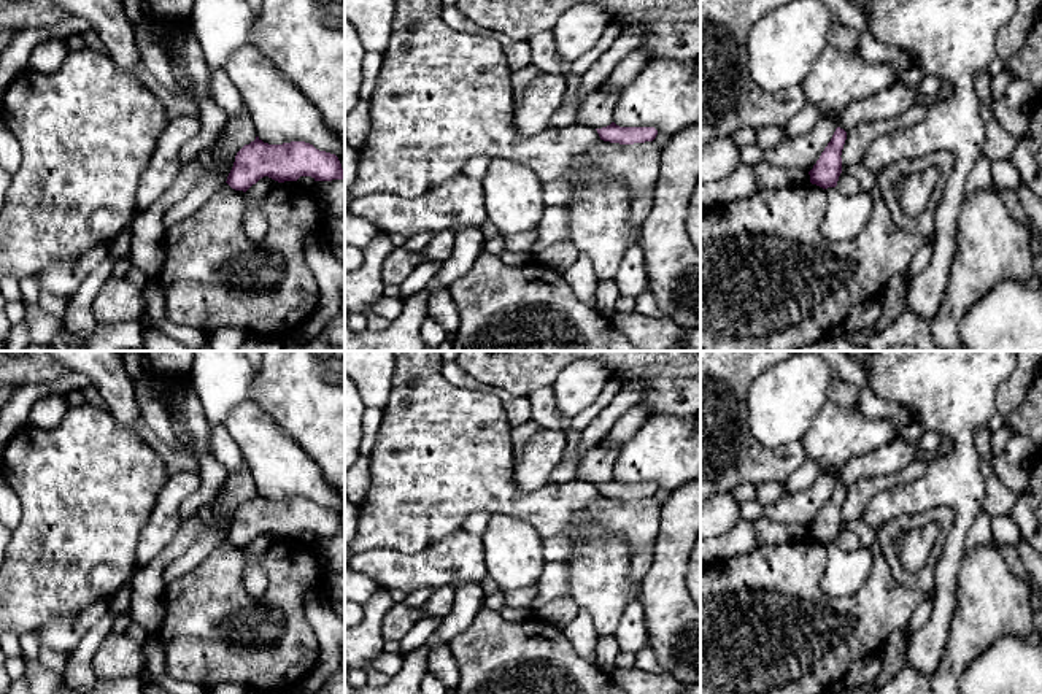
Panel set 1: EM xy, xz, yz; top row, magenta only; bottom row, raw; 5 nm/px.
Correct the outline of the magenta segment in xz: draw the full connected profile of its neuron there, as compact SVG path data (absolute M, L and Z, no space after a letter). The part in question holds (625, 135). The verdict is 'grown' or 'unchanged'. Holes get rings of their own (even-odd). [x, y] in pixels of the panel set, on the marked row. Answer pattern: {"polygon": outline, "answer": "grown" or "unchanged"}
{"polygon": "M615 122L596 130L600 140L619 145L653 141L658 135L654 127L619 127Z", "answer": "unchanged"}

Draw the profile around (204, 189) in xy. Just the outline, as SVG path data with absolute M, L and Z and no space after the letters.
M214 176L200 178L184 199L165 210L162 216L164 227L168 229L197 213L222 184Z

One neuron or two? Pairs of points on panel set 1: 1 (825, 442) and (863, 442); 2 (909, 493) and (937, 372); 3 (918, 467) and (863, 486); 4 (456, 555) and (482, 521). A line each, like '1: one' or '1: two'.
1: one
2: one
3: one
4: two

